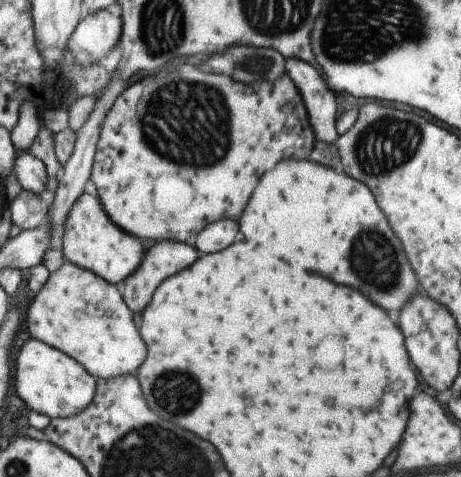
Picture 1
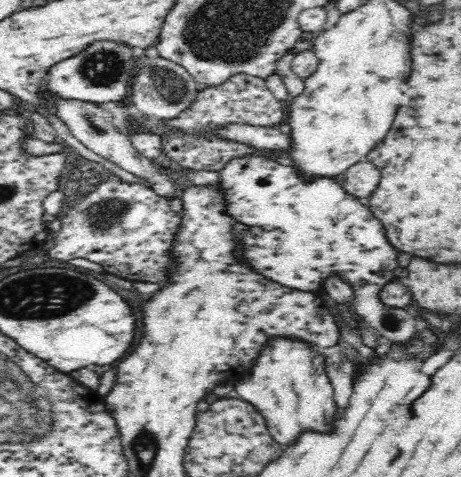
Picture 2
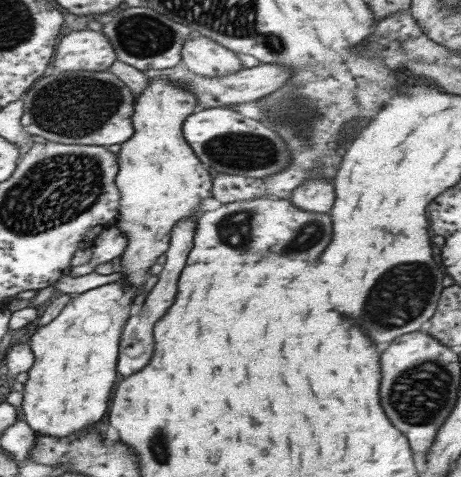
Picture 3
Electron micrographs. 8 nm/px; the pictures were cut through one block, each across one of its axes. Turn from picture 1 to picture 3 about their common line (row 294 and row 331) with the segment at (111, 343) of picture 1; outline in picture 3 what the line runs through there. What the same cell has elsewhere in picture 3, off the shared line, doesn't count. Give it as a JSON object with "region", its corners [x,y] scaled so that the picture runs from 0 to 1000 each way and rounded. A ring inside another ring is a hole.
{"region":[[[241,591],[232,600],[215,600],[167,616],[154,633],[119,662],[106,679],[76,692],[63,709],[63,730],[76,746],[72,767],[59,776],[59,797],[50,813],[50,847],[41,855],[41,872],[72,897],[80,914],[115,914],[145,918],[167,906],[184,906],[184,897],[202,893],[215,876],[223,876],[236,843],[241,813],[249,805],[254,784],[254,717],[262,709],[262,692],[280,662],[280,642],[297,616],[297,604],[271,591]]]}

